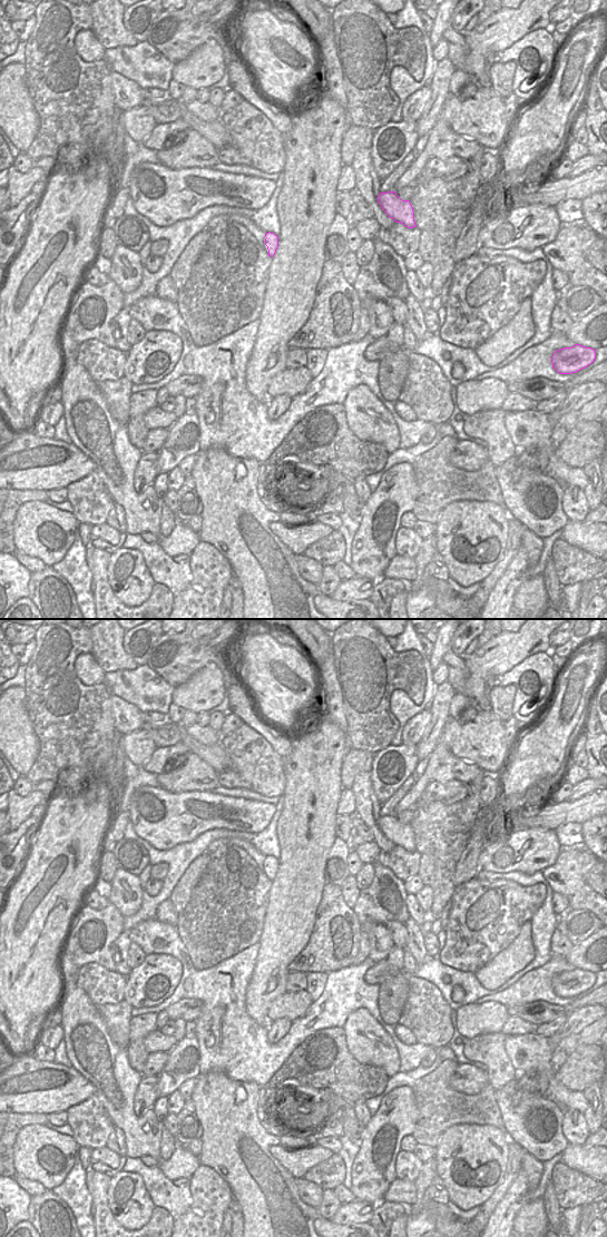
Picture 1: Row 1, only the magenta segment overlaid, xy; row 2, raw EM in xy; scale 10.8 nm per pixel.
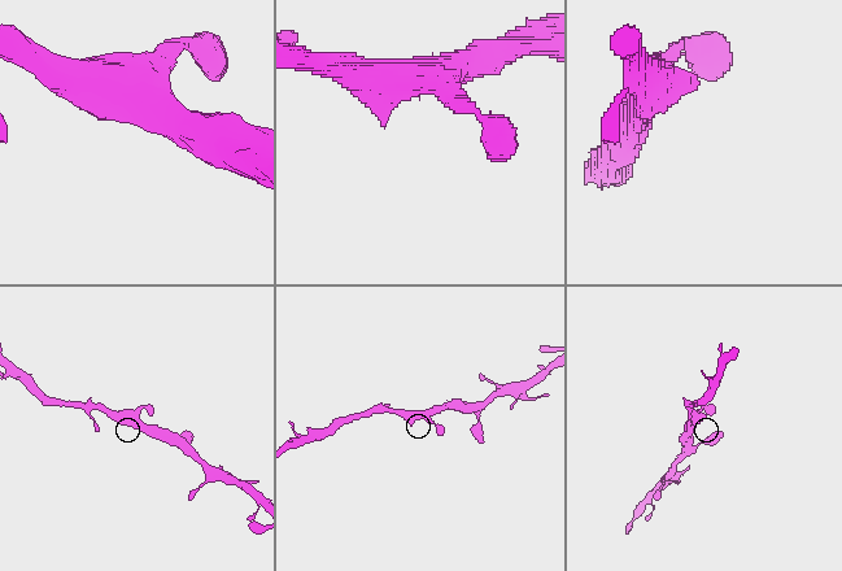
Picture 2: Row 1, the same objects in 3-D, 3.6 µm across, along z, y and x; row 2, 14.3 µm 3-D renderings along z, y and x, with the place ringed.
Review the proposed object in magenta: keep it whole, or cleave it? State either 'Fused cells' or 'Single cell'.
Single cell

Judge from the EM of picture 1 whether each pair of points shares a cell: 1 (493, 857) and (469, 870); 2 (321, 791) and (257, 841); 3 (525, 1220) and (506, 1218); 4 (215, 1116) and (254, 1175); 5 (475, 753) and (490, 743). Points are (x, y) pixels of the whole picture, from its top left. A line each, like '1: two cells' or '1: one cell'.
1: two cells
2: two cells
3: two cells
4: one cell
5: one cell

